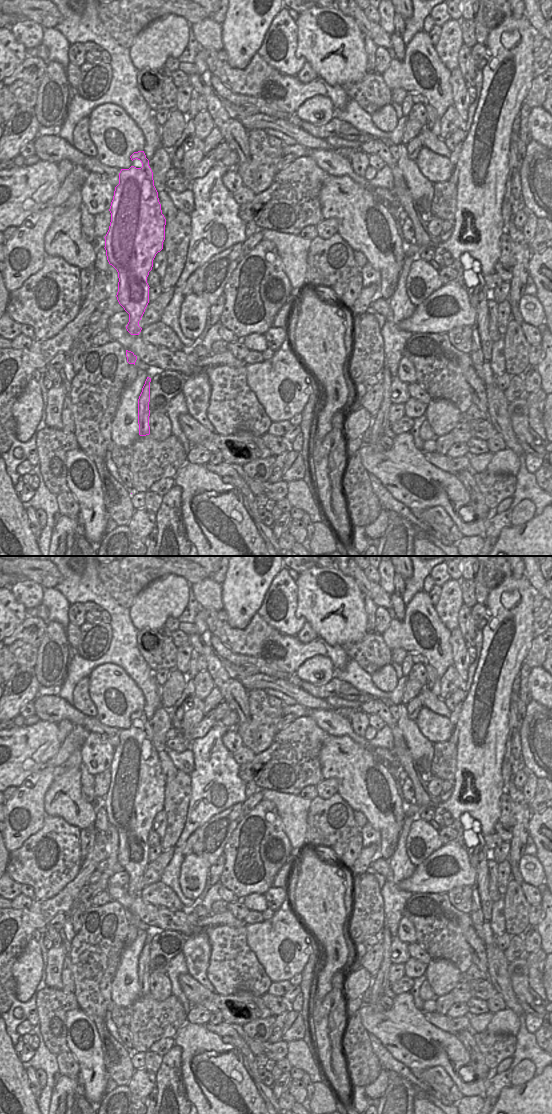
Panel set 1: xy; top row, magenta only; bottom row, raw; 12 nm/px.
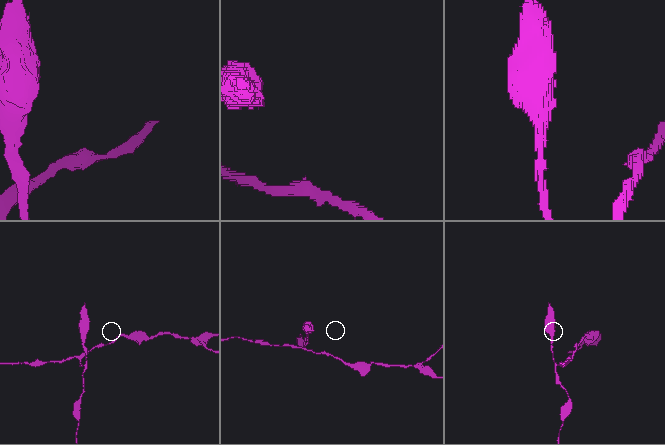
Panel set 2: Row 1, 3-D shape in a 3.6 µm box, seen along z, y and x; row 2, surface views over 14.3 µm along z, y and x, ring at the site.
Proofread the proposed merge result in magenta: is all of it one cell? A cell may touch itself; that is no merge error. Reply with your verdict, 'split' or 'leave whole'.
split

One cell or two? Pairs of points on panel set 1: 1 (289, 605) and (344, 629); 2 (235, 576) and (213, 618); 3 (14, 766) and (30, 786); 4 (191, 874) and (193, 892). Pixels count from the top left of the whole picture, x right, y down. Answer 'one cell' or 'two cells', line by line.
1: two cells
2: two cells
3: two cells
4: one cell

